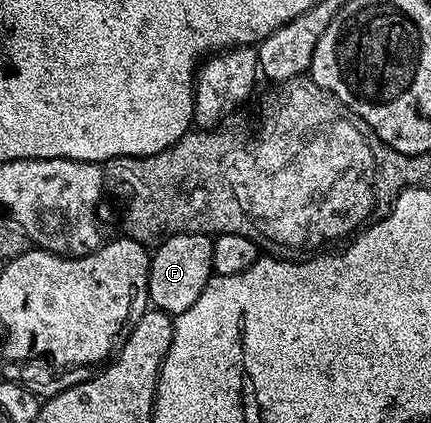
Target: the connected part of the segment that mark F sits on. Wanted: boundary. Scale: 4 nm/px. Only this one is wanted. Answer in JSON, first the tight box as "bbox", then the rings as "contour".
{"bbox":[148,234,214,316],"contour":[[[171,234],[157,243],[150,255],[148,276],[149,305],[155,310],[165,310],[171,316],[182,314],[196,304],[200,292],[214,274],[212,268],[212,244],[214,238],[208,234]]]}

